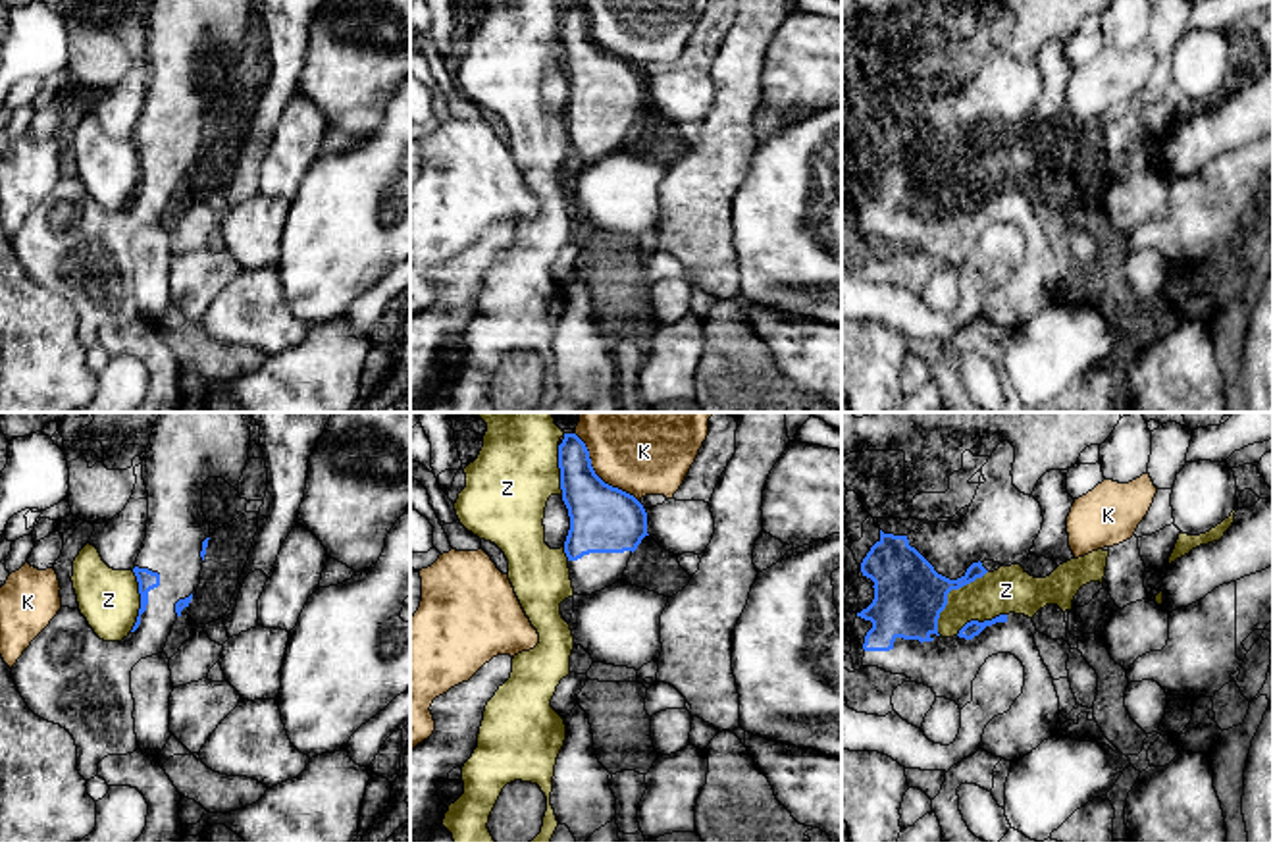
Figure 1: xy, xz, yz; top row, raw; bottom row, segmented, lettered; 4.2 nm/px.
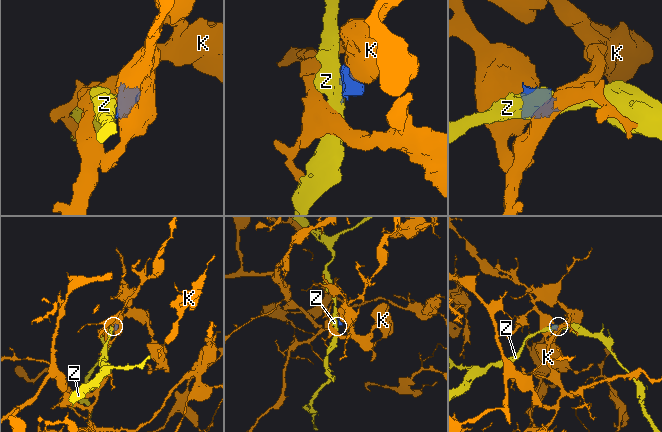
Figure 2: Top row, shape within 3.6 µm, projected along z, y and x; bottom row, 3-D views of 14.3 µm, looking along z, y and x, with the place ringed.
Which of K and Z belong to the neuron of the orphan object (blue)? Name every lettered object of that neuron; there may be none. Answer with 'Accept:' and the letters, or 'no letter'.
Accept: no letter

